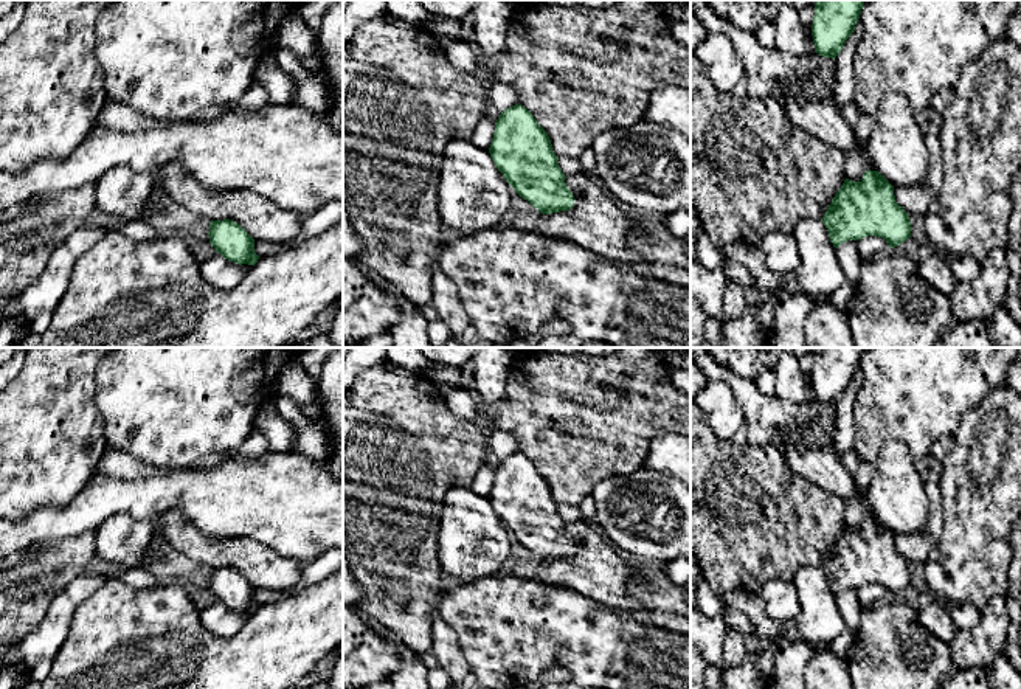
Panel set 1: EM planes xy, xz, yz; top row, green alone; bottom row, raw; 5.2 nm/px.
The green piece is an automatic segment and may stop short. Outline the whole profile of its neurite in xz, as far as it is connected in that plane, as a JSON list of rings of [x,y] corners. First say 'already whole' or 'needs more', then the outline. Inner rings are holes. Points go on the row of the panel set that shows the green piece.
already whole | [[[521,104],[501,112],[489,154],[504,180],[542,214],[574,206],[548,133]]]

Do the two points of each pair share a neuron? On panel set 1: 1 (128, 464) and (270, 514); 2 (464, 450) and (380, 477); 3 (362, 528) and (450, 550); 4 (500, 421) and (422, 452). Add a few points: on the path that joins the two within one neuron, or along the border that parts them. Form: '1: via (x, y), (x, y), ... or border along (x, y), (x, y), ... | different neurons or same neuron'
1: border along (169, 469), (149, 477), (120, 478) | different neurons
2: via (444, 450), (407, 450), (401, 457) | same neuron
3: border along (438, 519), (438, 560), (443, 570) | different neurons
4: border along (480, 419), (488, 432) | different neurons

